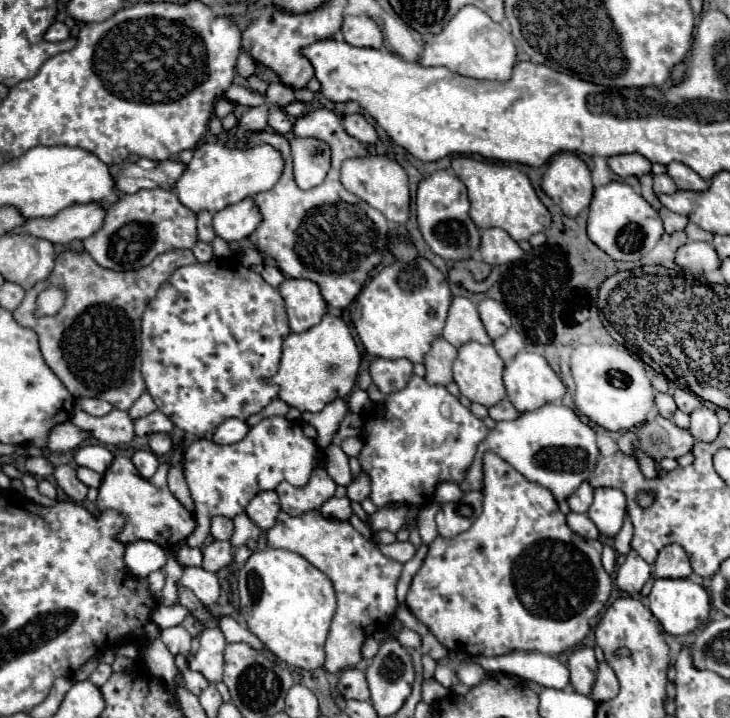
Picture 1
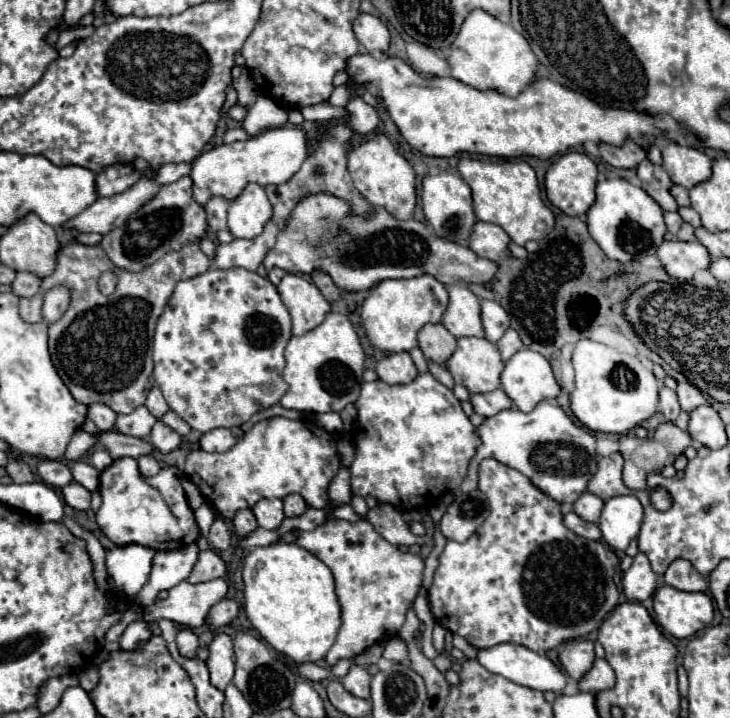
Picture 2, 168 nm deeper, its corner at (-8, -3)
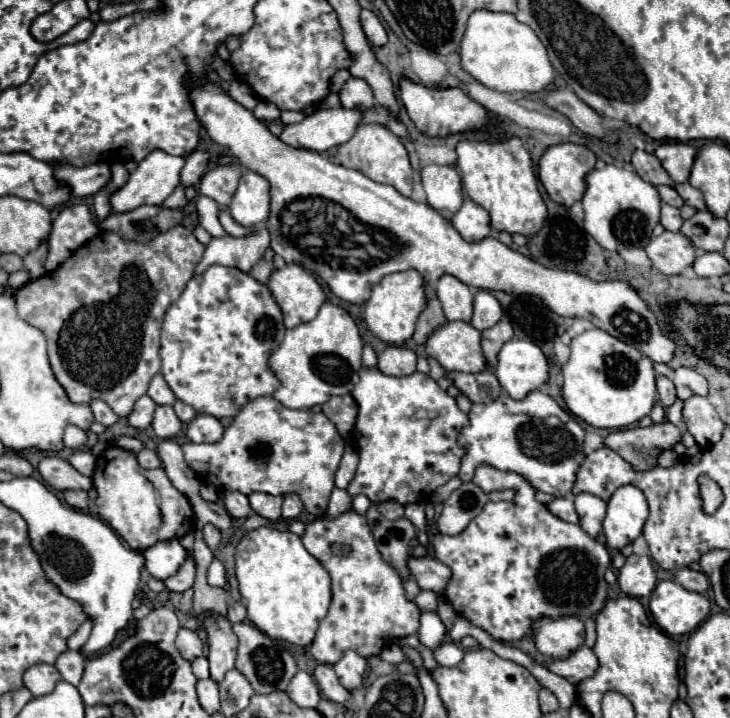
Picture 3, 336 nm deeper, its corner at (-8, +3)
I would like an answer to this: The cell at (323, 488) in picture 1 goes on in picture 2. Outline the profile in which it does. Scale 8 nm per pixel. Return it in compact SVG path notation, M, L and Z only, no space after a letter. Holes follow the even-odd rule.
M286 495L284 499L284 515L286 517L298 517L302 513L306 513L306 501L300 495Z

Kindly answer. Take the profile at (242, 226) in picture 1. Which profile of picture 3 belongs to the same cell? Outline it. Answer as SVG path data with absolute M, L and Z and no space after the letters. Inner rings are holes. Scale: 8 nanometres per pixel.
M244 171L230 203L230 215L242 227L256 227L268 219L268 183L254 171Z

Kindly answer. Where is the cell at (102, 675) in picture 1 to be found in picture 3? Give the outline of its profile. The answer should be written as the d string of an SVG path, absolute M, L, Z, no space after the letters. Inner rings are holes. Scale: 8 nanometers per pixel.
M66 651L58 657L56 667L58 667L64 681L68 681L72 685L78 685L82 681L82 675L84 675L86 657L80 651Z

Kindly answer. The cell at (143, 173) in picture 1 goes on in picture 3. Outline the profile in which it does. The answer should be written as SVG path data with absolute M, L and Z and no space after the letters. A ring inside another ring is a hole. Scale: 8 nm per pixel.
M96 163L88 167L70 167L70 165L58 165L54 169L54 175L58 181L68 183L72 187L72 195L76 197L88 197L96 195L110 183L110 165Z

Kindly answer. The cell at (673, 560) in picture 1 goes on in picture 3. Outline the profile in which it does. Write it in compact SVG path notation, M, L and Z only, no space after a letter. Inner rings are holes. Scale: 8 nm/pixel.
M680 567L676 573L674 573L674 579L686 587L688 591L696 591L696 593L704 593L708 589L708 579L702 571L694 569L694 567Z

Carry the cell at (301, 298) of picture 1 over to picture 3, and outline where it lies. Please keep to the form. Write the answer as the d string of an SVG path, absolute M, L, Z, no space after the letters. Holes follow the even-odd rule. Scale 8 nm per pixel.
M296 263L272 271L268 289L280 305L284 313L284 325L288 329L314 319L326 301L326 295L312 273L304 271Z

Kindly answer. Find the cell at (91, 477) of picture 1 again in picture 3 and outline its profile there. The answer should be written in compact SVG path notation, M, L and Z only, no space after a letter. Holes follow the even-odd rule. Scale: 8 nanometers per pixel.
M74 451L74 455L68 459L70 465L80 471L82 475L86 477L92 477L94 475L94 469L96 469L96 457L90 453L90 451Z

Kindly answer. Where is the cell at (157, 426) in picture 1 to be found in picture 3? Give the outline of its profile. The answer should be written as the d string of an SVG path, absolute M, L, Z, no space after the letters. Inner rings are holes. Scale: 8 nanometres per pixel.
M176 401L172 407L174 407L174 411L176 411L176 415L178 415L178 419L180 419L182 423L190 423L190 421L196 417L194 409L192 409L190 405L182 403L182 401Z

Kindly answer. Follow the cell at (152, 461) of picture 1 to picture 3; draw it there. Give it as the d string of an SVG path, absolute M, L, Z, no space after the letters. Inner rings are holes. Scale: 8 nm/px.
M148 447L138 453L138 463L140 463L140 467L144 467L144 469L156 469L156 467L162 465L160 457L156 455L156 451L152 451L152 449L148 449Z

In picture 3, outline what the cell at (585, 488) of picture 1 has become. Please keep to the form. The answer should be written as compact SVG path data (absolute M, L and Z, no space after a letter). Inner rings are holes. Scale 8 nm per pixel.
M578 493L574 497L574 503L576 503L576 511L580 515L580 527L588 535L598 537L602 531L604 515L606 515L606 503L590 493Z

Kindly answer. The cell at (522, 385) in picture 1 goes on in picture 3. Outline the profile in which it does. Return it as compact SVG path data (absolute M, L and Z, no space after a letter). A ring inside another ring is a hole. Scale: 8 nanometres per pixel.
M512 339L504 343L498 365L496 377L502 389L512 399L524 399L528 393L540 389L548 383L548 361L542 349L532 341Z

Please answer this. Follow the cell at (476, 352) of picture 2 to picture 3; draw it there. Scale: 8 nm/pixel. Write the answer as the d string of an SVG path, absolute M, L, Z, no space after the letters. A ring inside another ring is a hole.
M446 323L426 341L426 353L434 357L446 373L480 373L488 369L482 353L482 333L470 323Z

